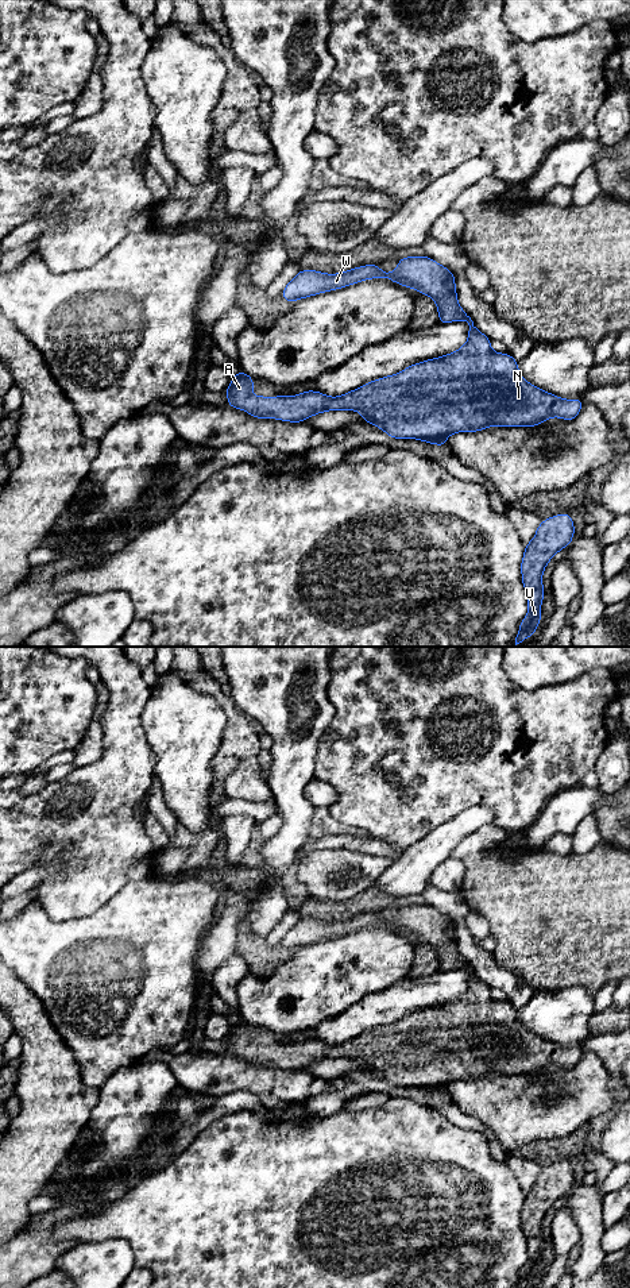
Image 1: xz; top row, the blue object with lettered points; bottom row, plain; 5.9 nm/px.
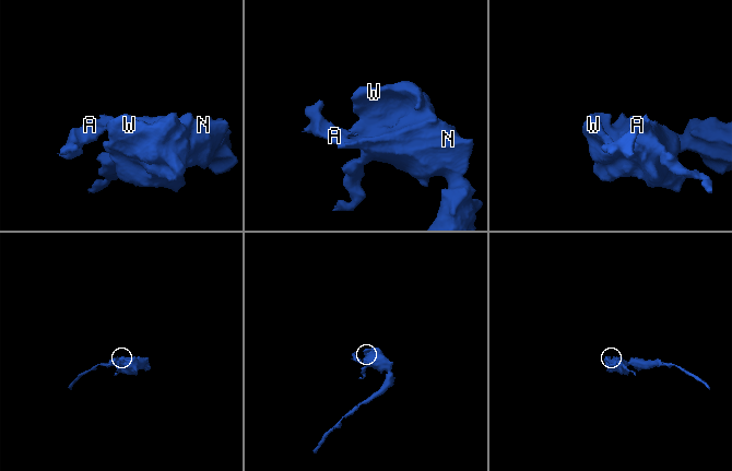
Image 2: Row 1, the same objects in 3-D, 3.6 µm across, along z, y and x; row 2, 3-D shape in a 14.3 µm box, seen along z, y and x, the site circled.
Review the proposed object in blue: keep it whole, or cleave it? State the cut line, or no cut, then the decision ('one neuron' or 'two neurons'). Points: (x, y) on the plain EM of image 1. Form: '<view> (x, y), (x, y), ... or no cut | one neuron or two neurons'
no cut | one neuron

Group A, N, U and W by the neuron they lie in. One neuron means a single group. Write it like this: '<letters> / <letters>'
A N U W

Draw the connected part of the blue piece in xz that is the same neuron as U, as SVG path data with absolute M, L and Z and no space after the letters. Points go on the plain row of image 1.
M561 1161L544 1168L530 1191L525 1193L521 1210L522 1233L526 1238L529 1258L519 1272L515 1288L525 1288L534 1283L545 1245L542 1220L548 1210L563 1196L568 1195L575 1183L575 1173L569 1161Z

